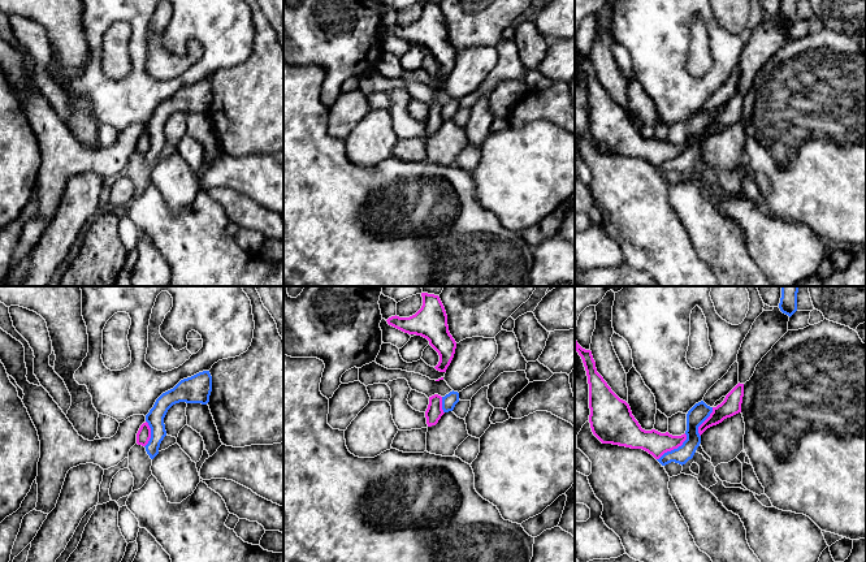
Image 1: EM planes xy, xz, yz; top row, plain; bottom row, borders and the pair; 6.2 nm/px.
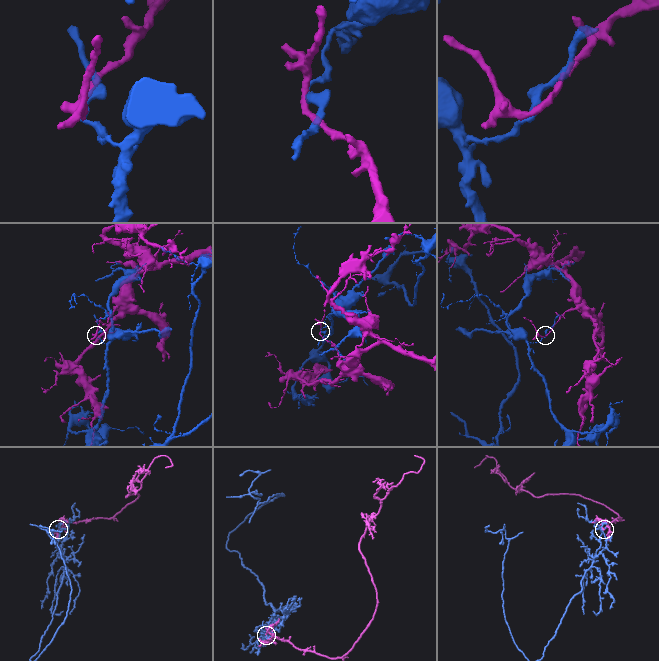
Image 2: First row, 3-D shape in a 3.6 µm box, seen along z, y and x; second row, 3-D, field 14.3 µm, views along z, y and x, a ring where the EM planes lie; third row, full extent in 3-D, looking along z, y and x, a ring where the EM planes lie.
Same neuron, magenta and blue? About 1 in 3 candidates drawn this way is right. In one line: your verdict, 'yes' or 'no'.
no

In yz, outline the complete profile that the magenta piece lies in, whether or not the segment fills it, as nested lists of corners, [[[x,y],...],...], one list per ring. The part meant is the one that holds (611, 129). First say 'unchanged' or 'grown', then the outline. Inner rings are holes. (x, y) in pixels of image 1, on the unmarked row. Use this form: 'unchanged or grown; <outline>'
unchanged; [[[576,48],[575,59],[581,65],[588,85],[590,137],[602,152],[642,157],[655,168],[683,154],[687,148],[685,142],[672,144],[668,140],[642,138],[629,113],[620,108],[597,81],[592,60],[583,57]]]

